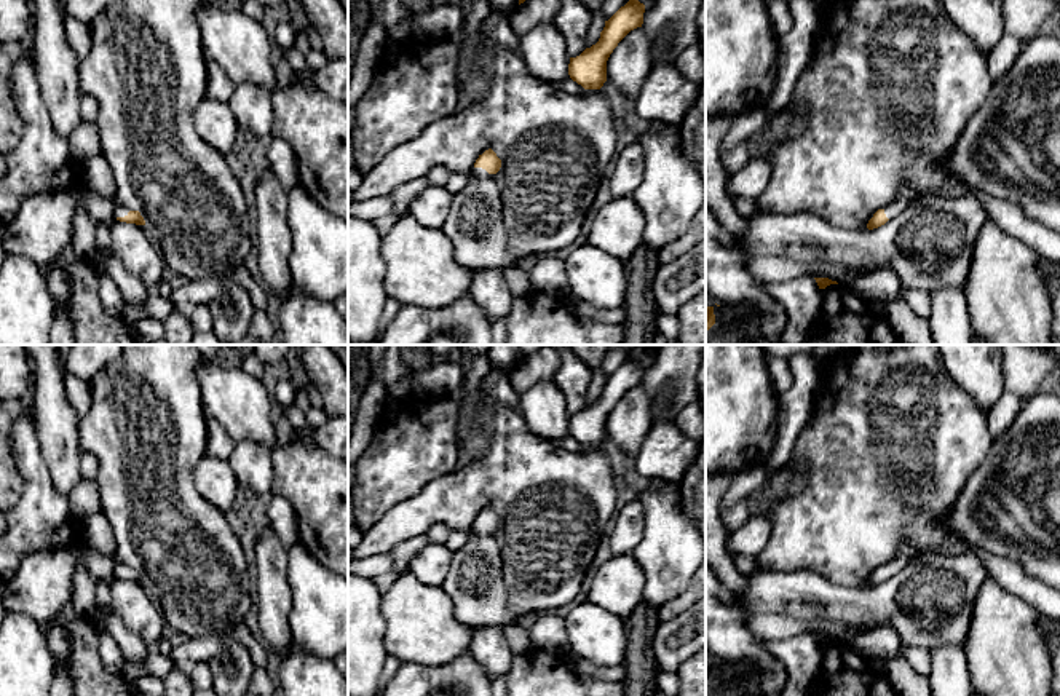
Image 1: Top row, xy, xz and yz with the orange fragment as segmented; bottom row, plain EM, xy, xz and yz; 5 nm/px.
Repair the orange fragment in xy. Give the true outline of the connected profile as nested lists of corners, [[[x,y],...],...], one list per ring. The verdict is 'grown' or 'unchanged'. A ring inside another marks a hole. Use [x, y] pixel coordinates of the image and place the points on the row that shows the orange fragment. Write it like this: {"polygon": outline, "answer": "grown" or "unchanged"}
{"polygon": [[[118,204],[115,208],[115,217],[120,222],[145,225],[145,220],[144,220],[144,217],[140,216],[139,211],[129,211],[128,208],[125,208],[121,204]]], "answer": "grown"}

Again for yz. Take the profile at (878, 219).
{"polygon": [[[904,182],[897,187],[896,198],[891,204],[883,209],[878,209],[873,217],[868,220],[867,228],[873,230],[884,225],[888,220],[899,216],[912,201],[920,196],[918,188]]], "answer": "grown"}

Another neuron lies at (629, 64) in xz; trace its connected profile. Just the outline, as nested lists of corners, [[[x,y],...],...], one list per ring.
[[[643,27],[631,30],[607,61],[607,78],[631,101],[639,93],[653,69],[650,38]]]

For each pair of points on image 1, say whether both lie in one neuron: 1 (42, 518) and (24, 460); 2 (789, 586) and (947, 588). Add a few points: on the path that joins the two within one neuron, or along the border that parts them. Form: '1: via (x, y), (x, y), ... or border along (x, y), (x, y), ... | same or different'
1: via (40, 503), (35, 474) | same
2: via (829, 602), (907, 602) | same

